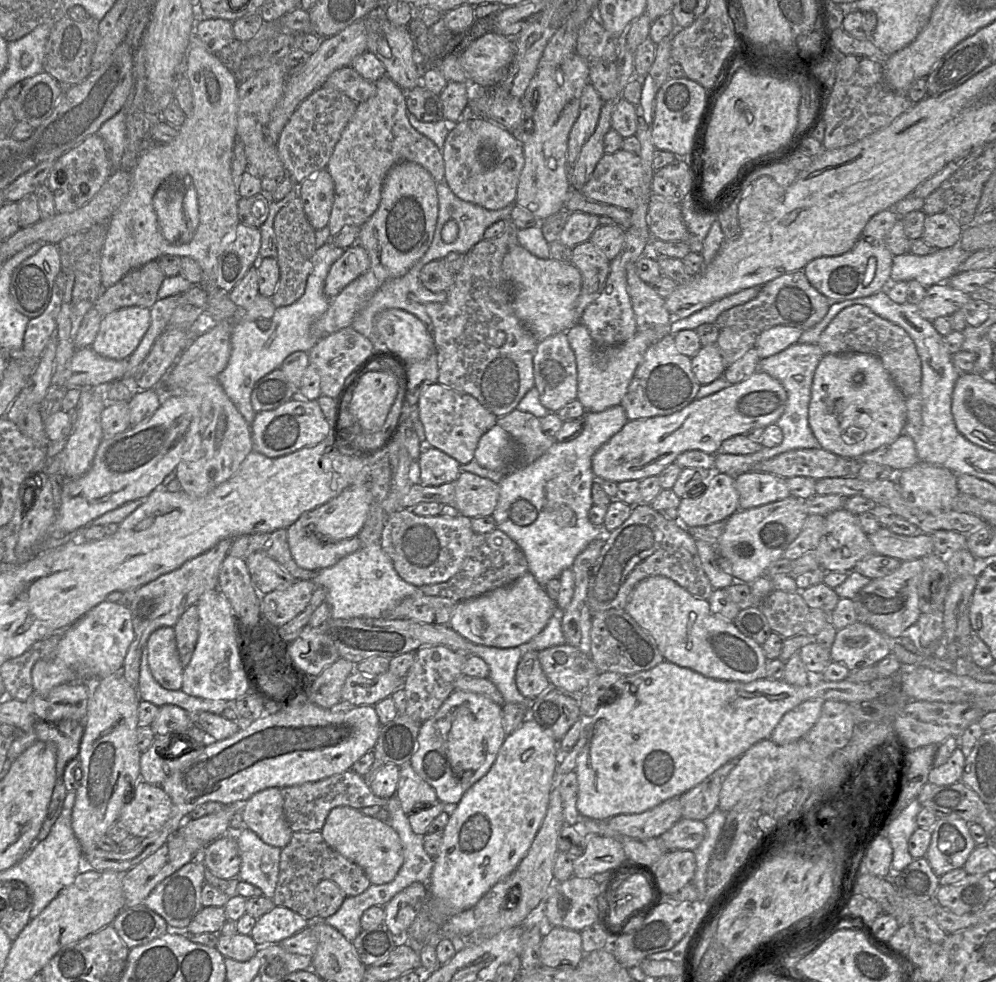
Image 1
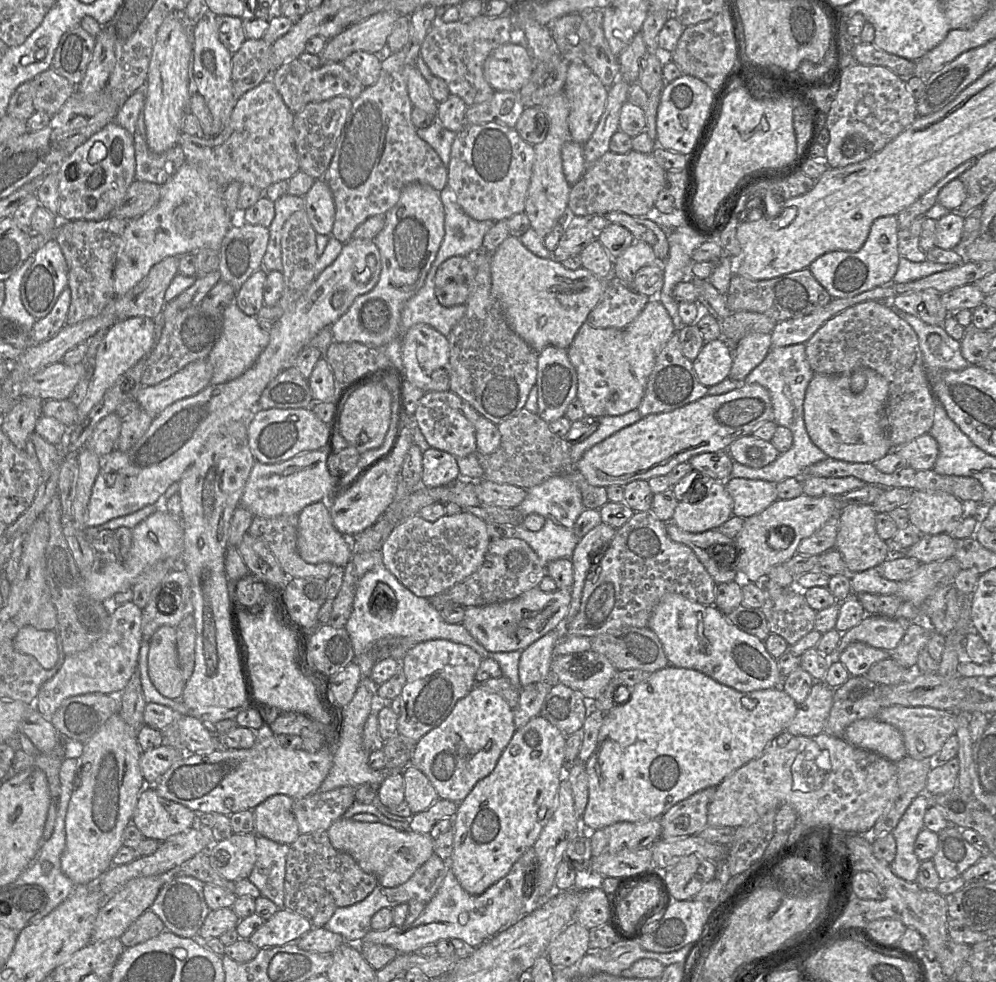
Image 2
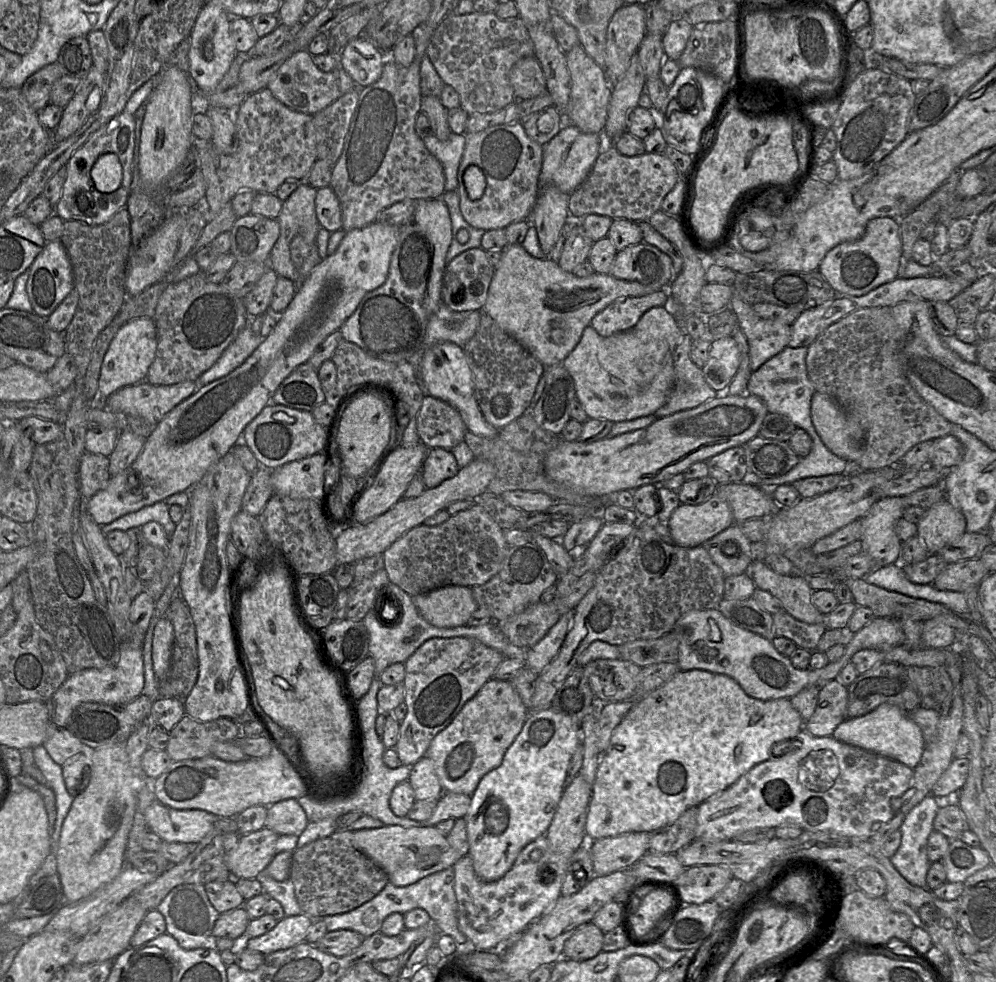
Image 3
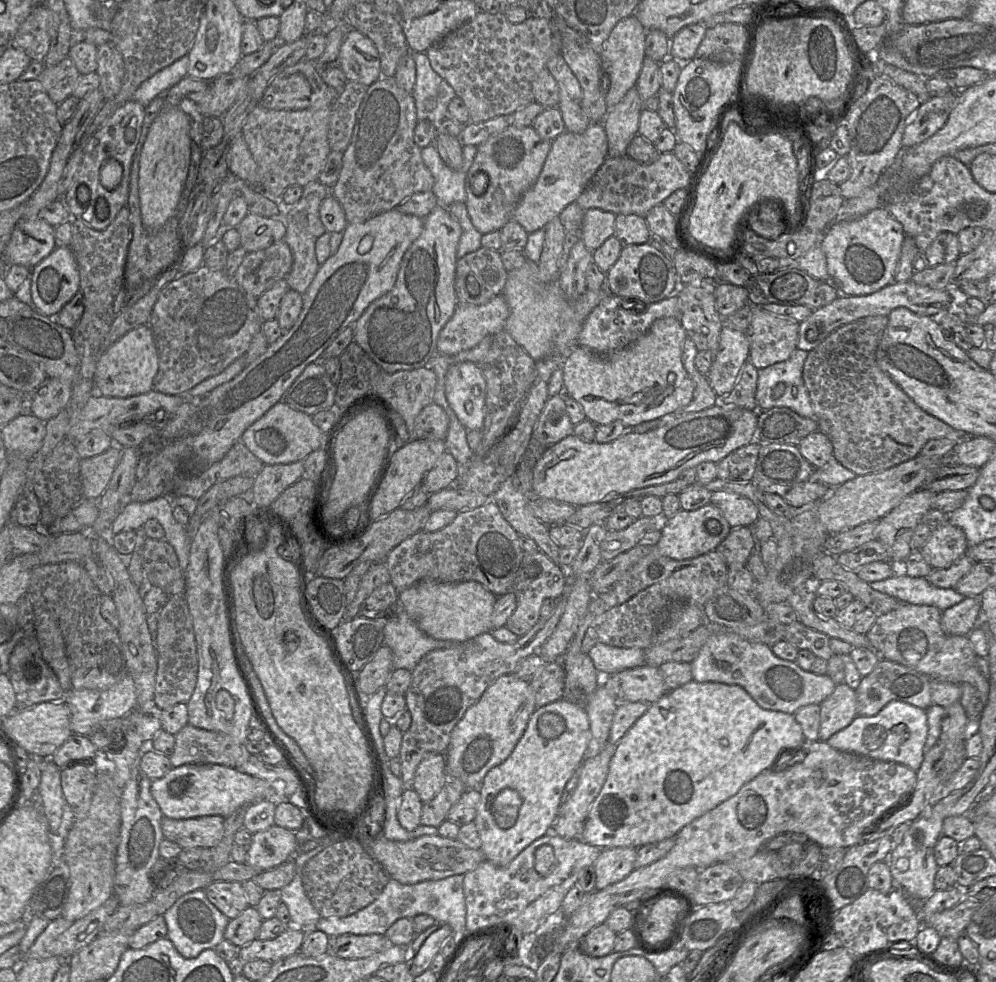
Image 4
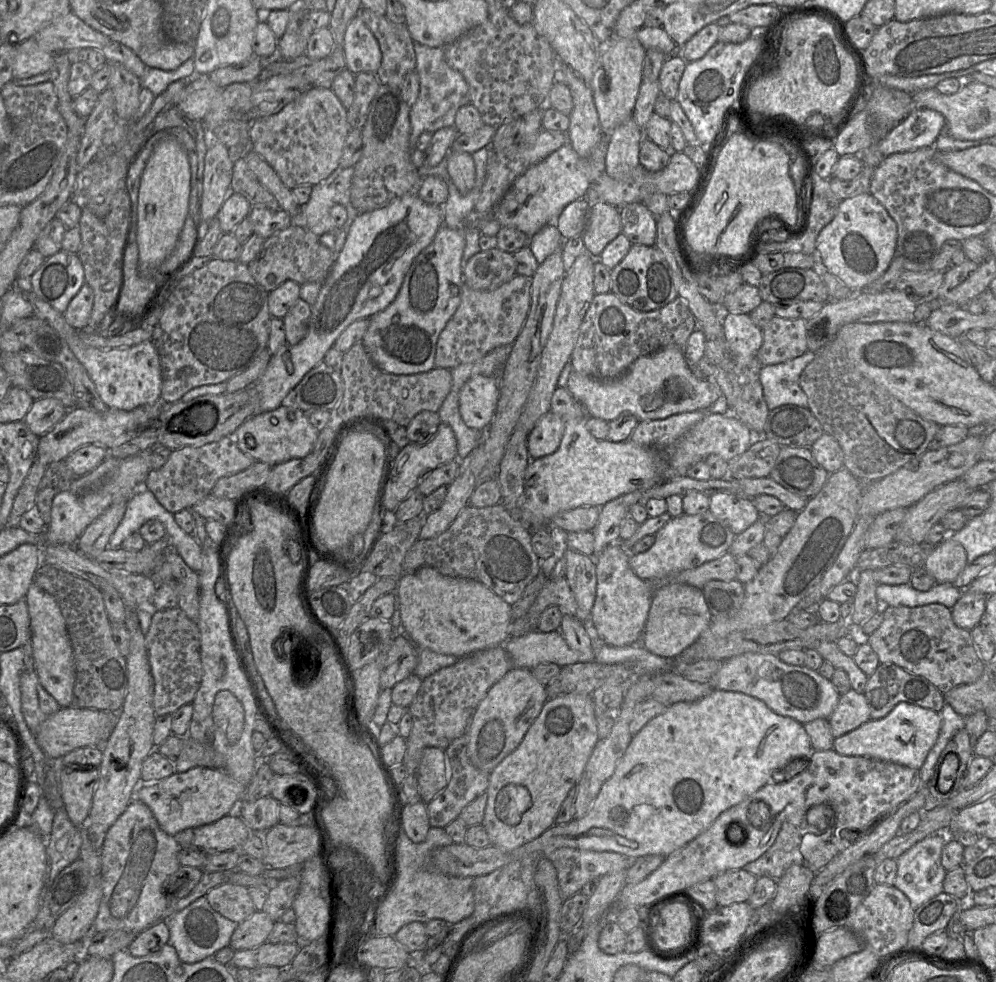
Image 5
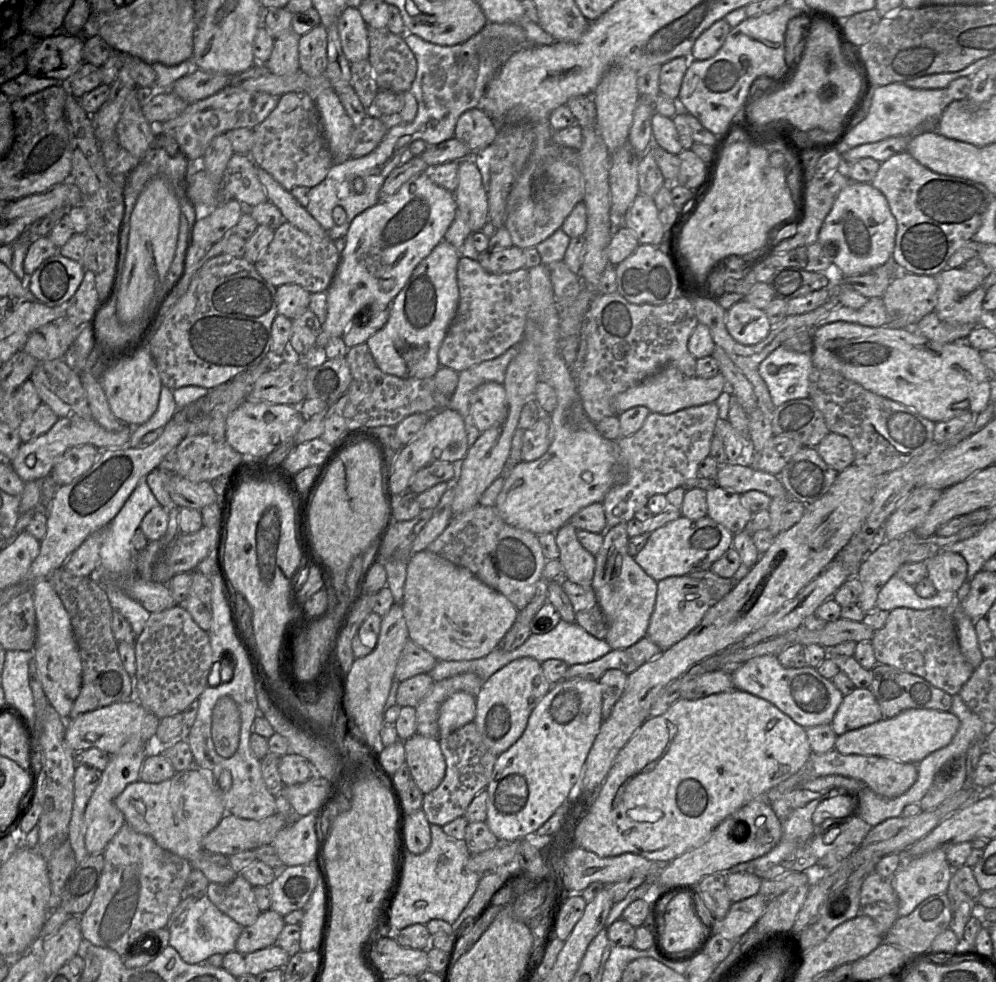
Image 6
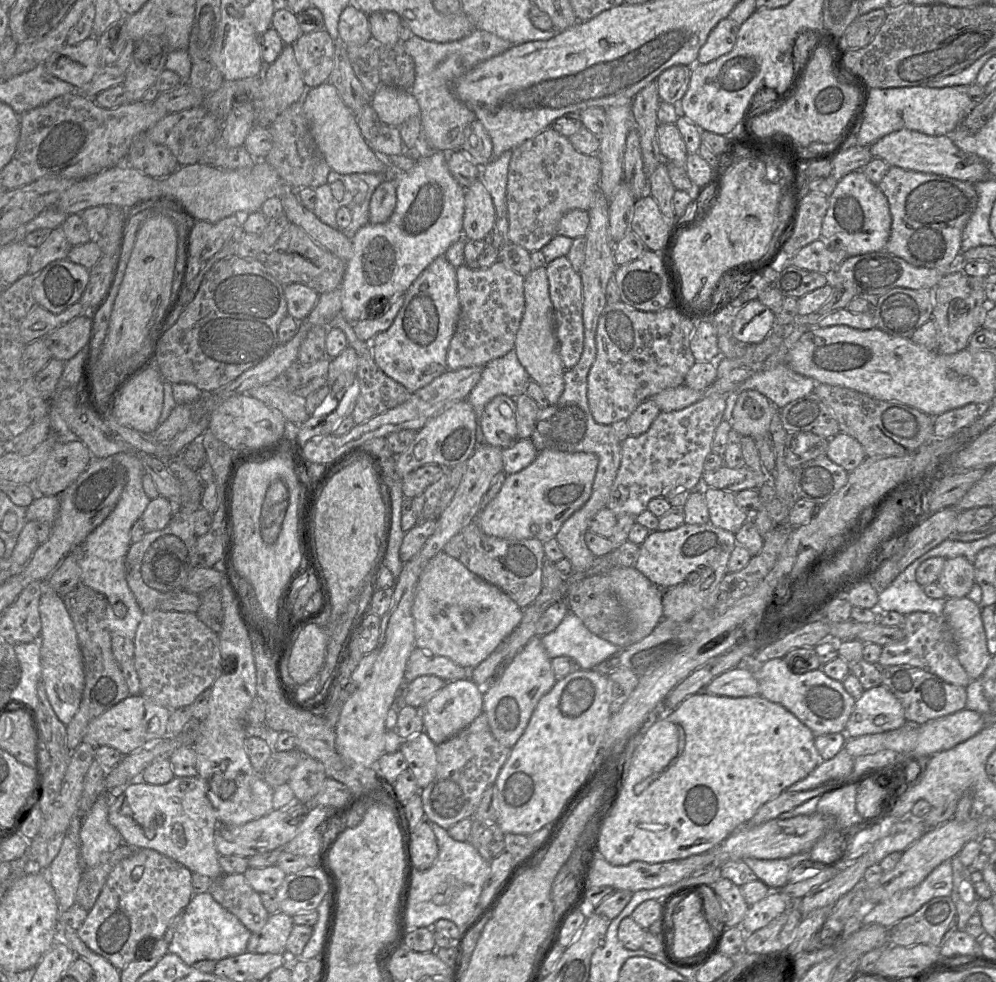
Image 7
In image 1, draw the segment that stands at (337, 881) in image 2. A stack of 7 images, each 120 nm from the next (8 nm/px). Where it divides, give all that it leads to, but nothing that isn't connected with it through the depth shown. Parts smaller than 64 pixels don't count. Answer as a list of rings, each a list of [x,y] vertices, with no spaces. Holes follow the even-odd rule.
[[[321,831],[293,832],[289,843],[281,849],[278,881],[271,900],[275,906],[288,908],[314,922],[319,920],[315,888],[324,879],[335,882],[346,896],[359,895],[371,885],[363,869],[332,849]]]

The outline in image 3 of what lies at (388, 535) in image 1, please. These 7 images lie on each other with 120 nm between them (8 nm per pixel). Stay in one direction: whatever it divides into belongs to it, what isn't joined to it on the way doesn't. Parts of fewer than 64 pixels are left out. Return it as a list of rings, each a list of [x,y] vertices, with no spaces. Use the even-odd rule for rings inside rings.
[[[479,504],[451,515],[437,526],[412,528],[383,553],[390,581],[411,596],[448,585],[485,584],[502,568],[509,545],[504,530]]]

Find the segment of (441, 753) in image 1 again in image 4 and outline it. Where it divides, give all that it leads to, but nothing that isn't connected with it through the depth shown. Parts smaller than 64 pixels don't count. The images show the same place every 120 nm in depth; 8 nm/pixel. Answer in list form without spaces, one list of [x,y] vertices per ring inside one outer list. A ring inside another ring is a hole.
[[[515,674],[500,676],[454,727],[445,752],[446,772],[459,778],[467,789],[479,789],[486,774],[513,752],[536,708],[534,693],[528,681]]]

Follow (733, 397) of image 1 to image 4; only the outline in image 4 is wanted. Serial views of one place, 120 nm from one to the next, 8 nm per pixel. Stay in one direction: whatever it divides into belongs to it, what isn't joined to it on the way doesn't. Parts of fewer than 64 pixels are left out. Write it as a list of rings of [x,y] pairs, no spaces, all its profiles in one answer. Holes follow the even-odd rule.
[[[714,405],[702,411],[681,414],[670,423],[645,433],[628,430],[619,438],[607,443],[586,441],[571,433],[547,447],[537,460],[533,470],[532,491],[541,497],[579,507],[608,501],[634,489],[673,482],[683,470],[695,468],[704,461],[718,463],[734,450],[756,440],[757,425],[757,410]]]

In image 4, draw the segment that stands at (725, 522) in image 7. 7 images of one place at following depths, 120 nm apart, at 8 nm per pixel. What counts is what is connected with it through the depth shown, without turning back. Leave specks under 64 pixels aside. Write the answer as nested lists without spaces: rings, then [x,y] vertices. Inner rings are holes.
[[[712,492],[711,503],[719,508],[731,528],[751,527],[760,517],[757,506],[749,498],[737,493]]]

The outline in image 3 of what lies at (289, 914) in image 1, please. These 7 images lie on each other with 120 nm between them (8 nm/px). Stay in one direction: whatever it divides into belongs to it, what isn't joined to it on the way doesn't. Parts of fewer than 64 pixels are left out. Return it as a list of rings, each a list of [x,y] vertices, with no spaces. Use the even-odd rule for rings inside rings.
[[[305,914],[285,916],[271,931],[259,937],[244,938],[240,946],[264,956],[286,950],[305,941],[311,924],[312,919]]]

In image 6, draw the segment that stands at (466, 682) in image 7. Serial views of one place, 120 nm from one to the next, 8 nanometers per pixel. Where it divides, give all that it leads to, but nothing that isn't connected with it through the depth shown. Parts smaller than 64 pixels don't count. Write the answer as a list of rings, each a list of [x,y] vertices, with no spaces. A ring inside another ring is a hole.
[[[462,691],[453,693],[439,709],[439,738],[446,738],[456,729],[472,722],[475,715],[476,697]]]

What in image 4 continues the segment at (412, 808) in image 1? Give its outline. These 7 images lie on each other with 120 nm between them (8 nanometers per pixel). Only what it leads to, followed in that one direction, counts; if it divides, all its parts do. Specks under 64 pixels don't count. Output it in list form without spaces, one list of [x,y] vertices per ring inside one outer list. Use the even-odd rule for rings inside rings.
[[[434,753],[424,758],[417,770],[411,787],[423,803],[435,798],[446,782],[446,756]]]

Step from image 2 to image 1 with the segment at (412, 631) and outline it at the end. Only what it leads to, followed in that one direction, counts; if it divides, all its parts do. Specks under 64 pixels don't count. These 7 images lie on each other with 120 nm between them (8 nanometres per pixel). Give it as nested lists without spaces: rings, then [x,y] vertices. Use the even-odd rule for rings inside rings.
[[[380,543],[361,547],[333,566],[319,570],[313,581],[317,586],[325,588],[325,602],[330,605],[331,617],[334,619],[388,617],[404,598],[424,594],[418,586],[399,576]],[[467,641],[468,655],[481,657],[489,665],[489,679],[502,694],[505,703],[516,703],[529,710],[533,700],[524,697],[516,684],[516,670],[522,657],[519,647],[496,648]]]

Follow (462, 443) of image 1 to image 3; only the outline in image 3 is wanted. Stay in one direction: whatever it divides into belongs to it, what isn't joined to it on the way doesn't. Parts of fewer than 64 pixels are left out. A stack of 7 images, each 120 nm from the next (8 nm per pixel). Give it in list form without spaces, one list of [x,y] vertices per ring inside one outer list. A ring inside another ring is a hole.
[[[425,396],[417,416],[417,430],[426,447],[452,449],[464,441],[468,429],[455,407],[439,398]]]

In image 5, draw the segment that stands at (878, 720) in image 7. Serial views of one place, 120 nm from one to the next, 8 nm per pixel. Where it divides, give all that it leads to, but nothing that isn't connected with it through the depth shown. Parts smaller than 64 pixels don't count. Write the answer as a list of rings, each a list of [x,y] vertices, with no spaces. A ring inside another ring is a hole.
[[[853,688],[840,695],[837,706],[828,717],[834,738],[858,728],[870,719],[870,709],[864,693]]]

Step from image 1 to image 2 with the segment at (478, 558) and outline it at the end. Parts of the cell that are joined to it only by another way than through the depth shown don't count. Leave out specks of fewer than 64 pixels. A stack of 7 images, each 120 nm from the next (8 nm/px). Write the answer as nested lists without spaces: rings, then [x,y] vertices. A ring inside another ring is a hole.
[[[491,539],[481,566],[463,581],[436,595],[441,600],[452,601],[463,607],[483,606],[514,599],[522,593],[539,586],[547,575],[536,552],[522,539]]]

